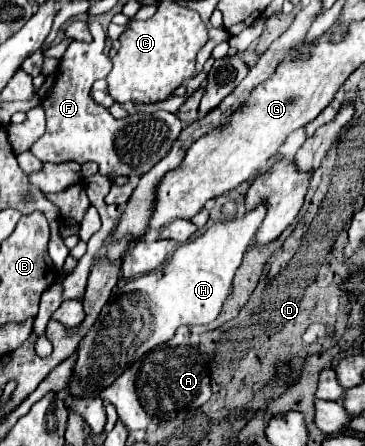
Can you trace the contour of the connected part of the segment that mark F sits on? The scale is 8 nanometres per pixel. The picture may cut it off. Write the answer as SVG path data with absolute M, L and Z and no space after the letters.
M88 22L92 32L92 42L72 42L66 54L60 60L56 82L52 90L42 100L46 112L46 134L32 144L30 152L42 162L96 162L100 166L102 176L142 176L156 162L164 158L168 148L174 144L182 130L182 122L176 114L160 110L160 112L140 112L126 116L122 120L114 120L108 112L102 112L104 106L96 104L90 96L90 86L98 78L106 78L112 62L104 52L106 34L98 22Z

